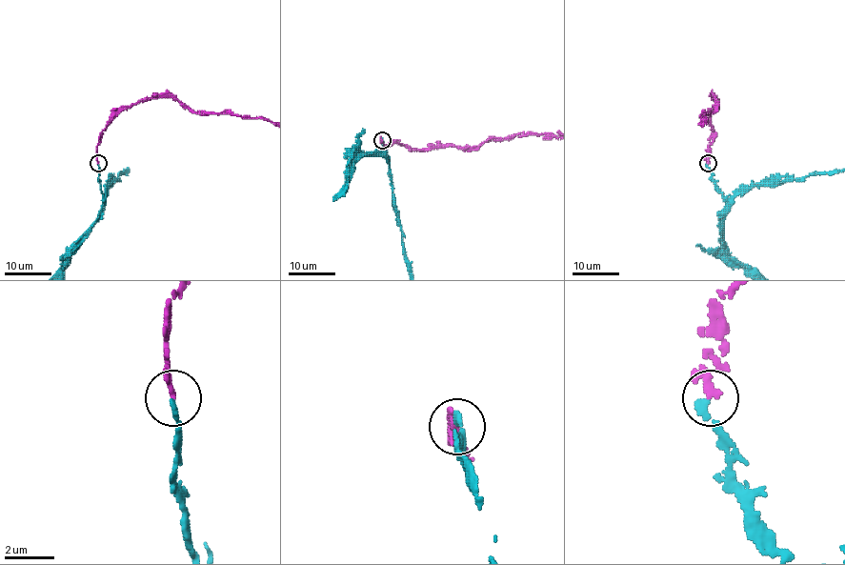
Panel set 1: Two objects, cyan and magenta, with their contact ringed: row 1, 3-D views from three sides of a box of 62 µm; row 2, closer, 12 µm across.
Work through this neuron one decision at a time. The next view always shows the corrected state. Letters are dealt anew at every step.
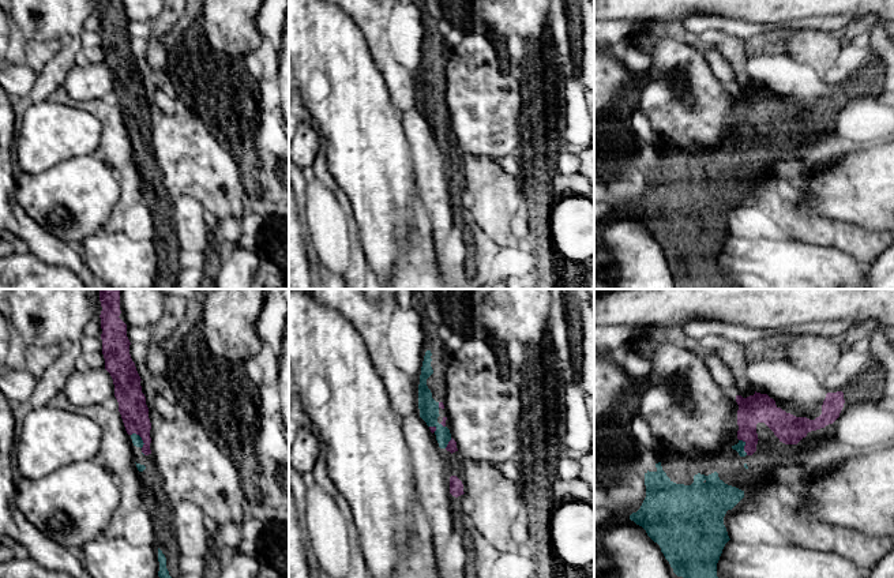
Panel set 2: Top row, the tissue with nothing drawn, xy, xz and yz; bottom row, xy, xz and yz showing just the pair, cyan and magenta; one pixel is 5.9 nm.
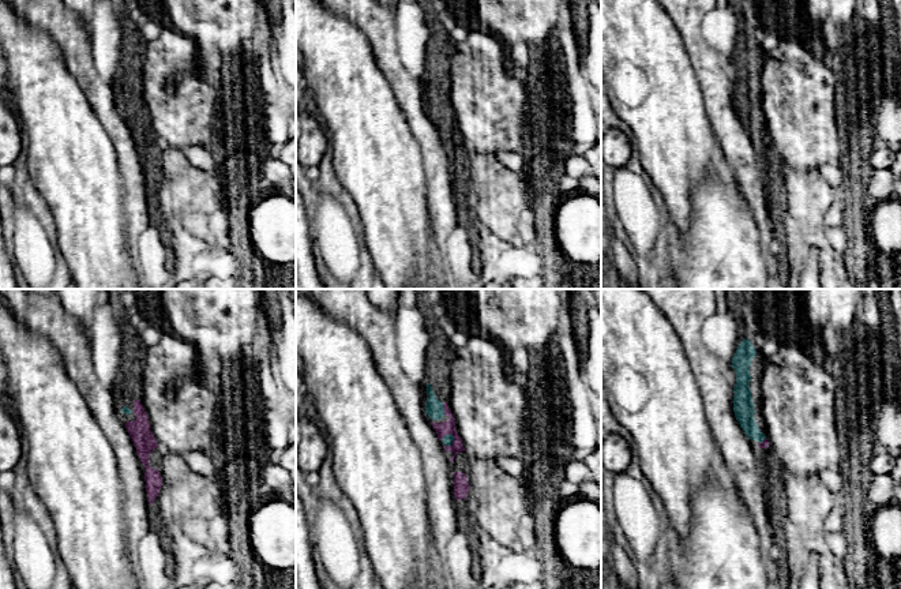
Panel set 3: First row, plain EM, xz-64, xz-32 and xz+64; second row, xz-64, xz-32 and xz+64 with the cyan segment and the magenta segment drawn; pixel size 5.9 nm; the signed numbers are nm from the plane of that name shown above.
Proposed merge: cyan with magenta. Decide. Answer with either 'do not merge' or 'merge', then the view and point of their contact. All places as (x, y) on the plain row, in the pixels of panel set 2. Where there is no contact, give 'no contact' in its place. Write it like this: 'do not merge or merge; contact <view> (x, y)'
merge; contact xy (141, 134)

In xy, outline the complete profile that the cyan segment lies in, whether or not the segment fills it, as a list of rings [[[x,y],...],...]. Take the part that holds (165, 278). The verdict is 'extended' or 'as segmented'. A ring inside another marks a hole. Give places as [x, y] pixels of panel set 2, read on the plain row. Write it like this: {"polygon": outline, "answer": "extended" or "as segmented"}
{"polygon": [[[158,243],[158,256],[159,256],[158,284],[159,286],[172,286],[174,281],[174,274],[169,270],[169,266],[166,263],[166,252],[159,243]]], "answer": "as segmented"}

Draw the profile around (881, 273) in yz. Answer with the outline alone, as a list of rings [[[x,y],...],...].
[[[894,243],[872,263],[863,289],[894,289]]]

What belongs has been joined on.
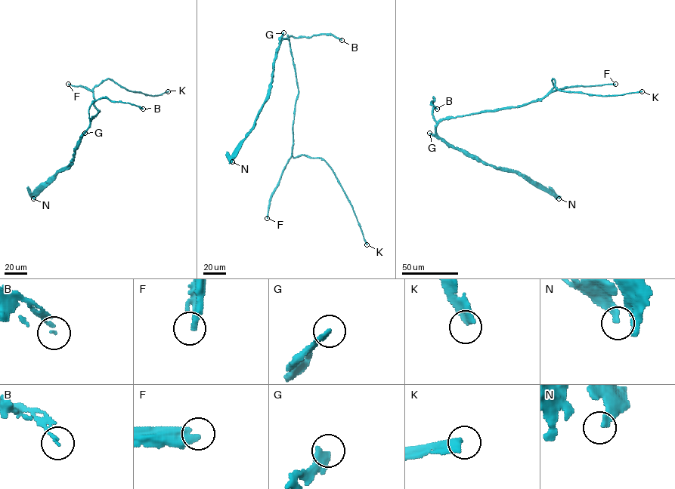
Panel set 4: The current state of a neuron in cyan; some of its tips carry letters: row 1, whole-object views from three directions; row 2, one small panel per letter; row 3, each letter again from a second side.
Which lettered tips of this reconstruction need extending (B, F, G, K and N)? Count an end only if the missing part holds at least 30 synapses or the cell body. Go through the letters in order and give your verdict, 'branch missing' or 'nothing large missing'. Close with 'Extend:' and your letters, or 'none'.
B: nothing large missing
F: branch missing
G: branch missing
K: nothing large missing
N: nothing large missing
Extend: F, G

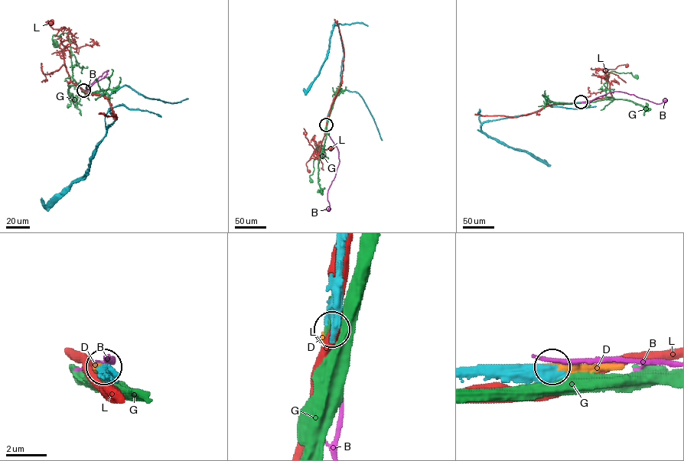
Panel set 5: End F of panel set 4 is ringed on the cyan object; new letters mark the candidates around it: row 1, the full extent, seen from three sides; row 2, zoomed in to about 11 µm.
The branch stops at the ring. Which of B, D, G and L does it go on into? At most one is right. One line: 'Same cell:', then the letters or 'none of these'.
Same cell: D

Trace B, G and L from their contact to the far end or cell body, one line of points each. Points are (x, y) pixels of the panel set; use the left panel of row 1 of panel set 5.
B: (84, 90), (88, 91), (109, 70), (86, 86), (86, 92), (89, 94), (88, 87)
G: (84, 91), (73, 77), (69, 37), (66, 33), (62, 33), (60, 37), (53, 35), (52, 40), (54, 43)
L: (84, 92), (67, 82), (70, 77), (60, 44), (66, 39), (69, 30), (53, 29), (46, 22), (51, 22)

